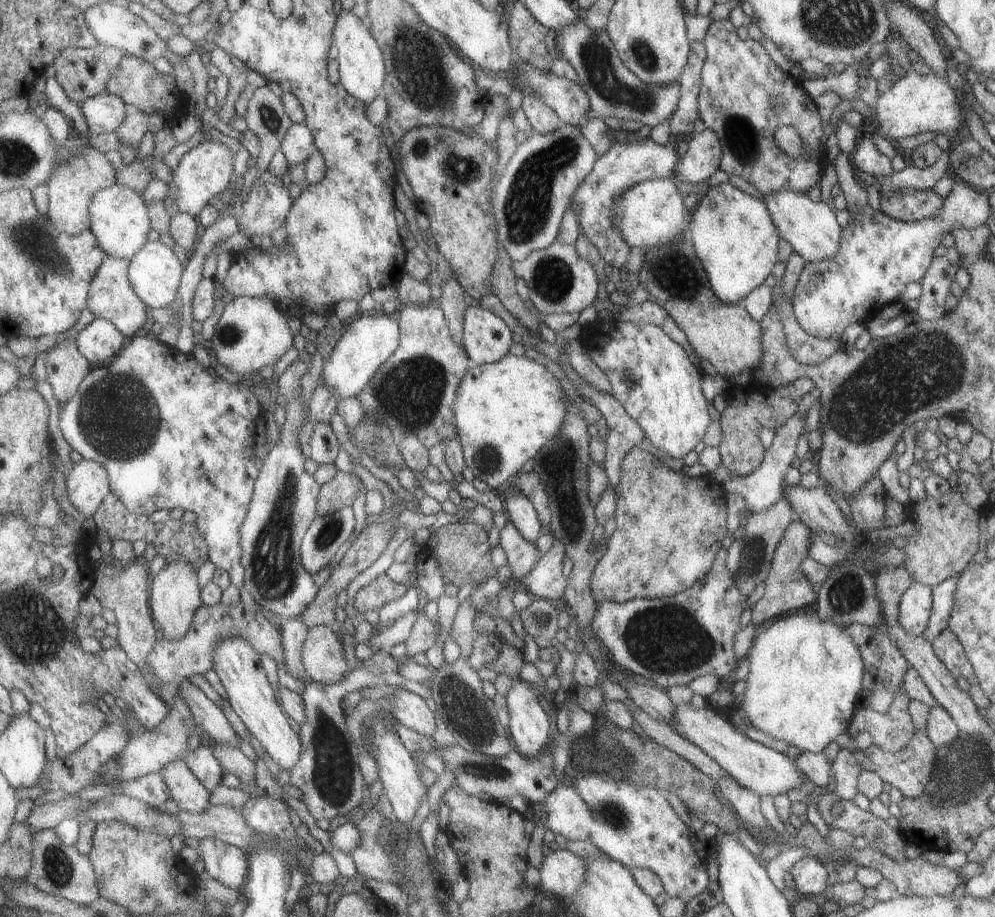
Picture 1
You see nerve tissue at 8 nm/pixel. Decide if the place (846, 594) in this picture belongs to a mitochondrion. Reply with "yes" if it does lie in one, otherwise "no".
yes

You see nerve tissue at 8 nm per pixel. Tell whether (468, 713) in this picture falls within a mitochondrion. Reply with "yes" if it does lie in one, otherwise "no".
yes

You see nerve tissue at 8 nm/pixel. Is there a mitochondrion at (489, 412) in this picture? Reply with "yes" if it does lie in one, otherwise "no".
no

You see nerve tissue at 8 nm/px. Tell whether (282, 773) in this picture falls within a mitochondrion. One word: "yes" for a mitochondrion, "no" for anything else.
no

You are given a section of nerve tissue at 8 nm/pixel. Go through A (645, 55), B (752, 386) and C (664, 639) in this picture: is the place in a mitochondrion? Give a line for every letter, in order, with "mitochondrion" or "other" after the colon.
A: mitochondrion
B: other
C: mitochondrion

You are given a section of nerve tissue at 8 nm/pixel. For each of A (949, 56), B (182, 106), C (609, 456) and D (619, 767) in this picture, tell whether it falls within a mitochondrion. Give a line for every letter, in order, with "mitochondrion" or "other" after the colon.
A: other
B: other
C: other
D: mitochondrion

